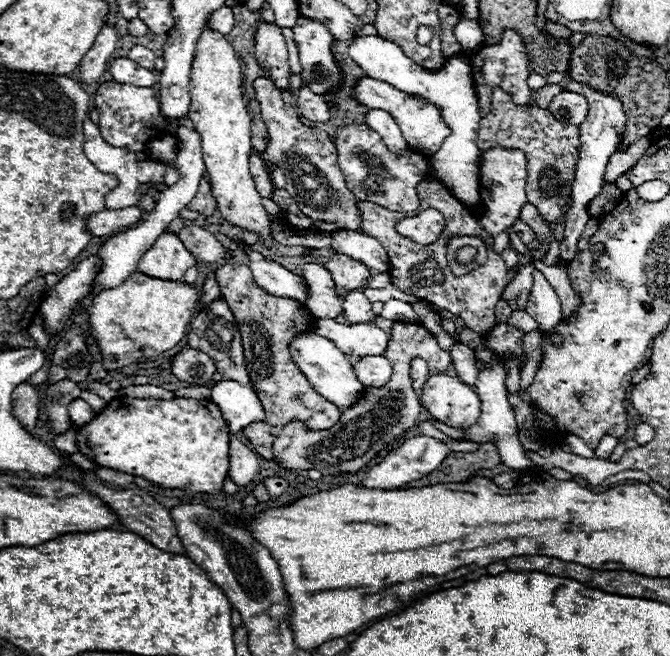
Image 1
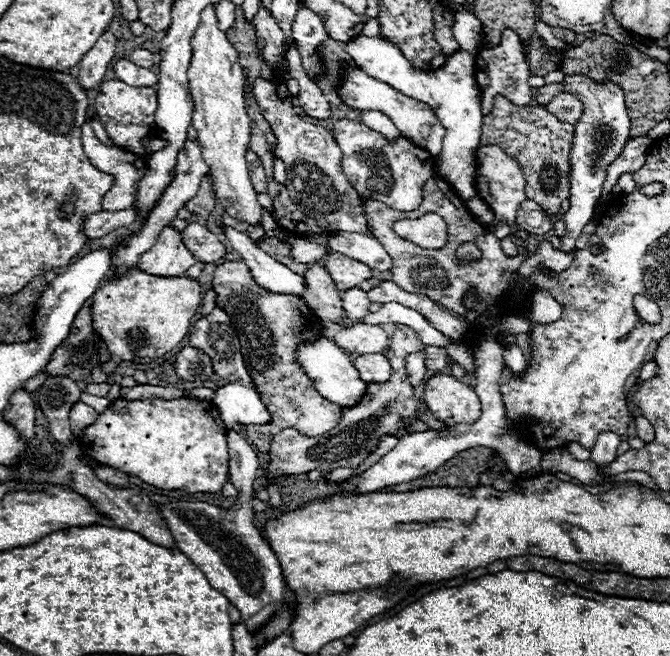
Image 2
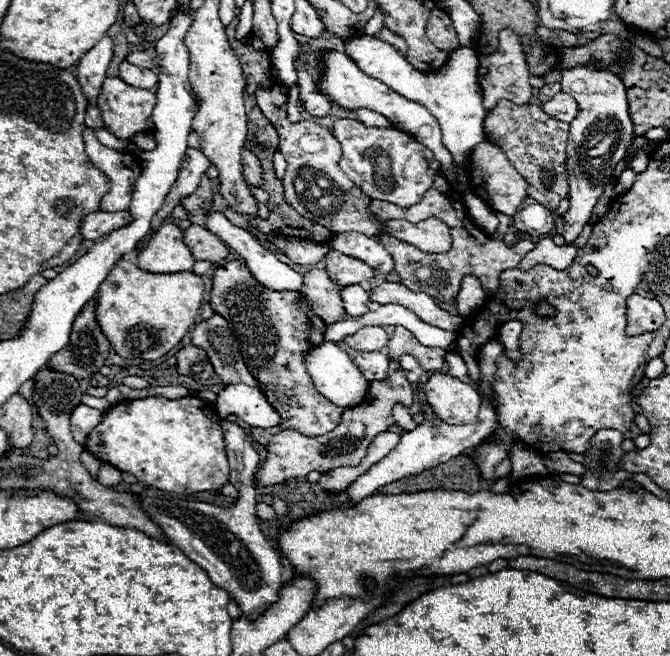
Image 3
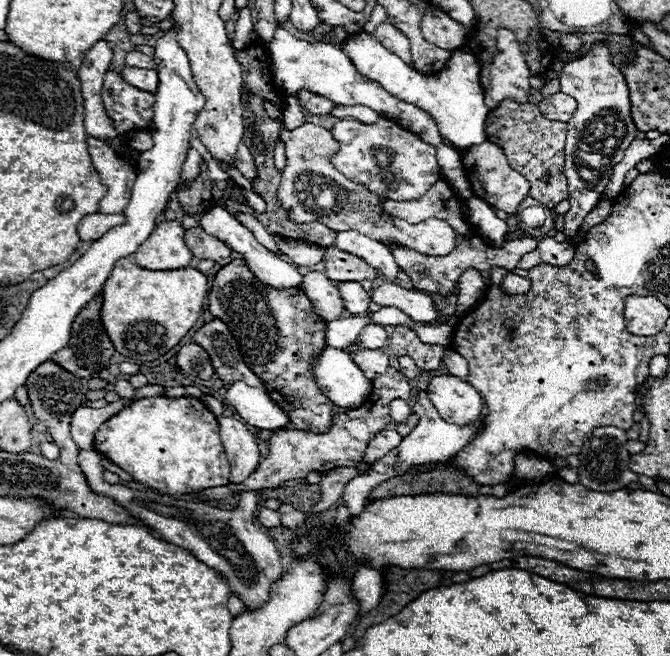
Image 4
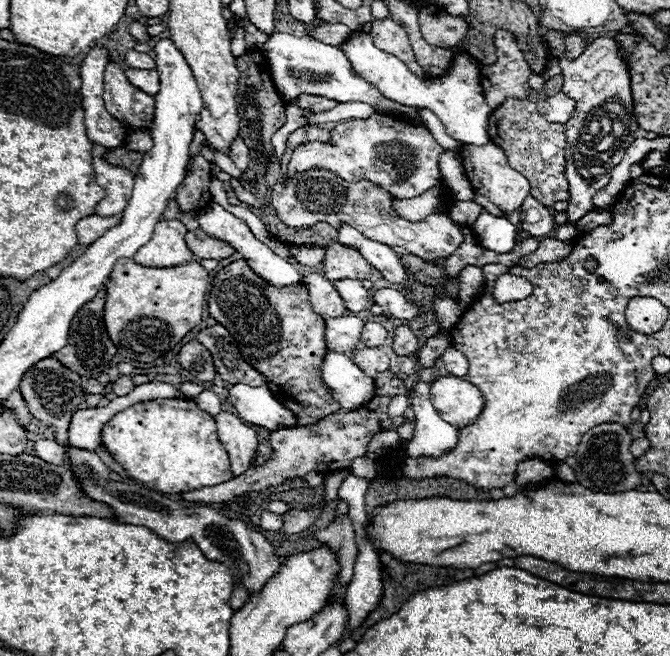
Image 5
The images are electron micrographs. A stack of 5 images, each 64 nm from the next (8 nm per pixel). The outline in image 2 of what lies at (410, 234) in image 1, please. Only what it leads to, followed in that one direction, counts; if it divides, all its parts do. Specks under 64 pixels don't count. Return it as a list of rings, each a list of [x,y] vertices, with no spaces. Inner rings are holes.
[[[436,212],[424,214],[416,220],[399,220],[393,224],[393,230],[422,248],[442,248],[448,242],[446,222]]]

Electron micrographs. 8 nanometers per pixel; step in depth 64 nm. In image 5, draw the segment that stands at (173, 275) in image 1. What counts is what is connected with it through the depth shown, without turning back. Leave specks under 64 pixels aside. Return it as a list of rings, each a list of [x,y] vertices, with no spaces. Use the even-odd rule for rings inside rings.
[[[160,220],[146,246],[134,254],[134,262],[150,268],[170,268],[188,264],[194,254],[184,242],[186,226],[180,220]]]

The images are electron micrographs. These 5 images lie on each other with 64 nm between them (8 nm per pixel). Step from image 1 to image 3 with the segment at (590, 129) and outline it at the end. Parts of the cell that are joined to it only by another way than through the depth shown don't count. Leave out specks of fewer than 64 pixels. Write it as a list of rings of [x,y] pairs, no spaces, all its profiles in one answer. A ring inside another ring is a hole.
[[[578,66],[562,72],[562,92],[574,94],[578,102],[578,116],[570,124],[570,144],[568,144],[568,184],[570,184],[570,208],[564,214],[564,242],[572,244],[580,230],[588,224],[598,198],[604,192],[614,166],[624,158],[626,146],[634,138],[634,124],[628,112],[626,88],[622,80],[604,70],[594,70],[594,66]]]

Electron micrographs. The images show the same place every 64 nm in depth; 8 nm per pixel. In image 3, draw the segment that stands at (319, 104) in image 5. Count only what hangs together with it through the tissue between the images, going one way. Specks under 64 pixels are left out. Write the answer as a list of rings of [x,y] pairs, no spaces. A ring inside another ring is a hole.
[[[298,58],[294,62],[296,72],[298,72],[298,86],[300,86],[300,104],[302,108],[316,118],[326,118],[330,114],[330,100],[318,92],[316,84],[312,82],[310,74],[306,72],[306,64],[302,62],[302,58]]]

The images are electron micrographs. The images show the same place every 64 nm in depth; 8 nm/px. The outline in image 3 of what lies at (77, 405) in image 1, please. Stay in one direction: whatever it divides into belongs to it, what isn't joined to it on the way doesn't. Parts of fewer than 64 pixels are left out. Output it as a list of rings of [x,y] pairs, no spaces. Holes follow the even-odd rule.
[[[76,406],[74,412],[70,414],[70,426],[72,426],[72,436],[78,444],[86,444],[86,438],[88,438],[88,432],[102,420],[102,416],[106,414],[108,410],[96,410],[96,408],[90,408],[90,406]]]

